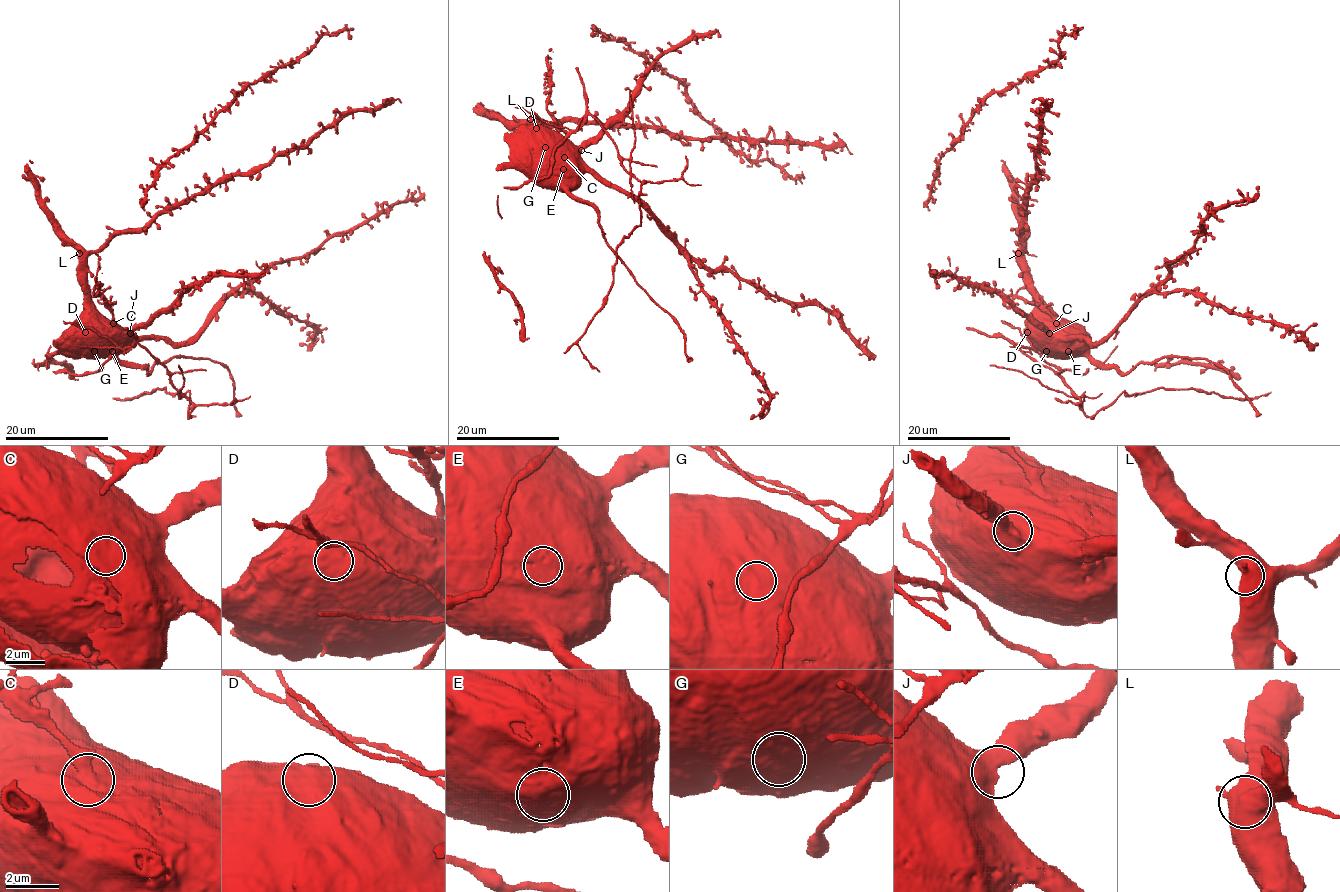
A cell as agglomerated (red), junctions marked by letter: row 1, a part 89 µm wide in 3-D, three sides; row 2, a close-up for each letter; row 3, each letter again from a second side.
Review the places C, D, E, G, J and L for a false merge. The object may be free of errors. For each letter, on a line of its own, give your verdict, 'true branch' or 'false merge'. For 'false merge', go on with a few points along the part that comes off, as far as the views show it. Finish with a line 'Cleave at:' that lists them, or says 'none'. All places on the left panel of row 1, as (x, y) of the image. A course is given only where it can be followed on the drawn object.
C: false merge
D: true branch
E: true branch
G: true branch
J: true branch
L: true branch
Cleave at: C

